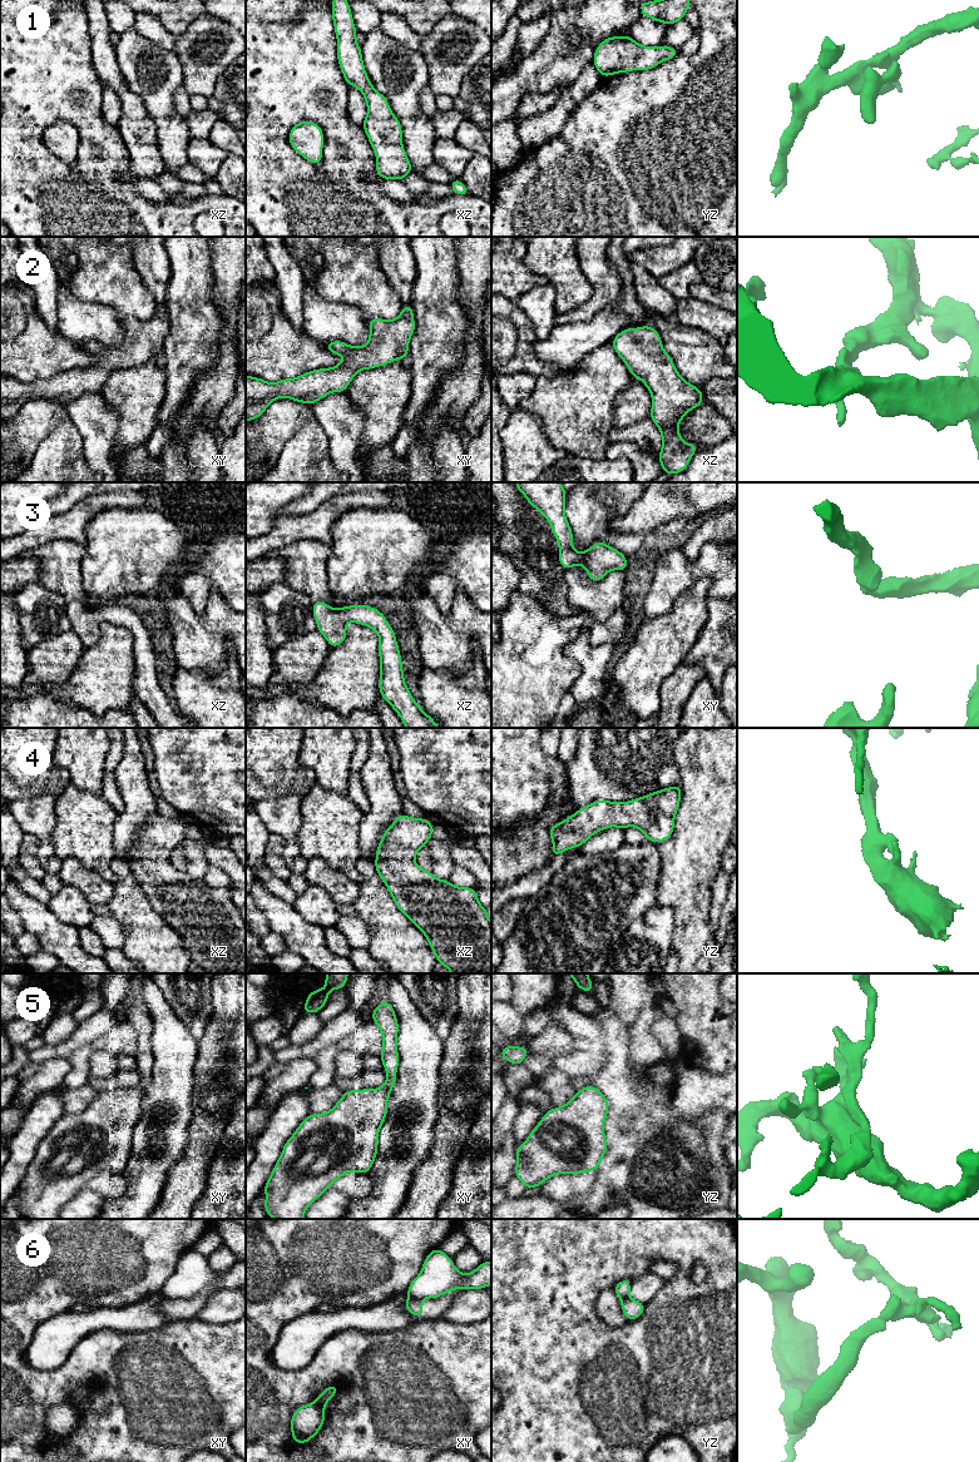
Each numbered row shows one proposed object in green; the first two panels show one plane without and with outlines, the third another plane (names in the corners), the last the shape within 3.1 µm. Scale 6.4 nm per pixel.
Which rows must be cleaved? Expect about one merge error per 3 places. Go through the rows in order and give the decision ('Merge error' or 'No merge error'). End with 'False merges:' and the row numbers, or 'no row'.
1: No merge error
2: No merge error
3: No merge error
4: No merge error
5: No merge error
6: Merge error
False merges: 6

